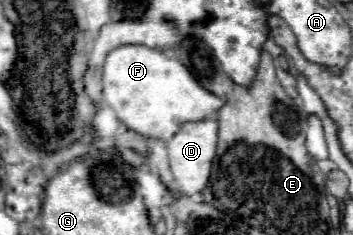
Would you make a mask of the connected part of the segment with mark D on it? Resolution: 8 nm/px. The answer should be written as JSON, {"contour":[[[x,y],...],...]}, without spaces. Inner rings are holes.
{"contour":[[[218,113],[214,117],[206,117],[206,121],[200,123],[184,123],[180,131],[168,141],[168,161],[170,169],[176,181],[176,187],[184,195],[194,195],[200,193],[208,179],[210,179],[210,169],[212,161],[216,161],[218,155],[217,141],[220,123],[218,123]]]}

